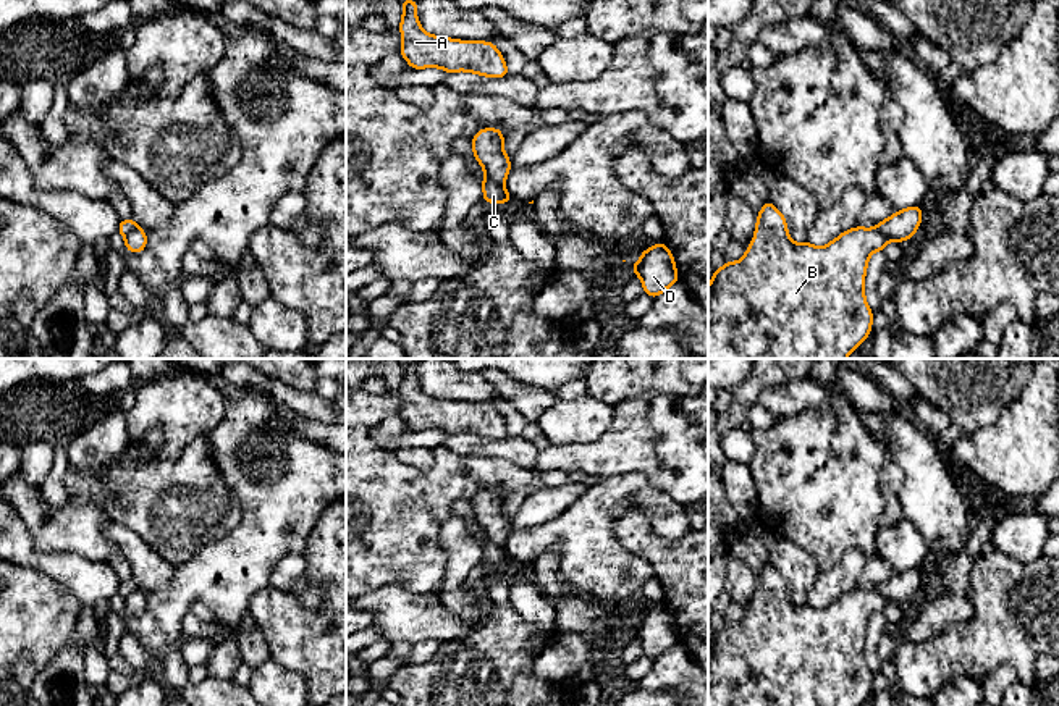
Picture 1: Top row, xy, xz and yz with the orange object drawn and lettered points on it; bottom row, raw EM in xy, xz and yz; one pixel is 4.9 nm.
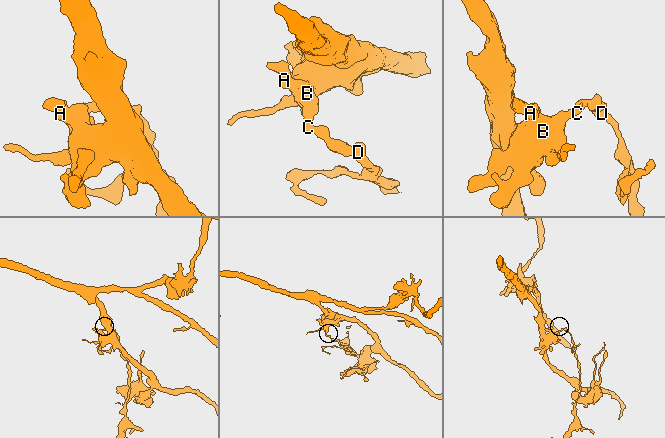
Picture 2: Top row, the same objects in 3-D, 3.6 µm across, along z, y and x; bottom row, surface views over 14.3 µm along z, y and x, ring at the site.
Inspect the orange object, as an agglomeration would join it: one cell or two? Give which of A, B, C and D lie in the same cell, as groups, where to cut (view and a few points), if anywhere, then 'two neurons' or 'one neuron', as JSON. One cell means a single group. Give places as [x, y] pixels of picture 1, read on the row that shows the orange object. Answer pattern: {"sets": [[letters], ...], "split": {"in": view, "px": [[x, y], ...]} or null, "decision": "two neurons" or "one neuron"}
{"sets": [["A", "B"], ["C", "D"]], "split": {"in": "xz", "px": [[484, 168], [497, 181], [503, 183]]}, "decision": "two neurons"}

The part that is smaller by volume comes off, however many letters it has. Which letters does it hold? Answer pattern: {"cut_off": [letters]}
{"cut_off": ["C", "D"]}

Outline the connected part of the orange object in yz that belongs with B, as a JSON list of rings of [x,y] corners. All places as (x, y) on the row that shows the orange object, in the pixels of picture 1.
[[[766,200],[744,257],[715,270],[708,284],[708,359],[847,359],[870,336],[873,312],[863,292],[867,265],[889,241],[876,228],[855,226],[823,247],[808,241],[795,244],[784,215]]]

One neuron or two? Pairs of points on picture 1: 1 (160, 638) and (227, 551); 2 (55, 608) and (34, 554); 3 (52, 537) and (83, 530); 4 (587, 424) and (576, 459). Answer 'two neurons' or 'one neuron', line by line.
1: one neuron
2: two neurons
3: one neuron
4: two neurons

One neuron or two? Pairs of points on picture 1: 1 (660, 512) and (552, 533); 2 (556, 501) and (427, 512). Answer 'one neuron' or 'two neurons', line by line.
1: one neuron
2: two neurons

